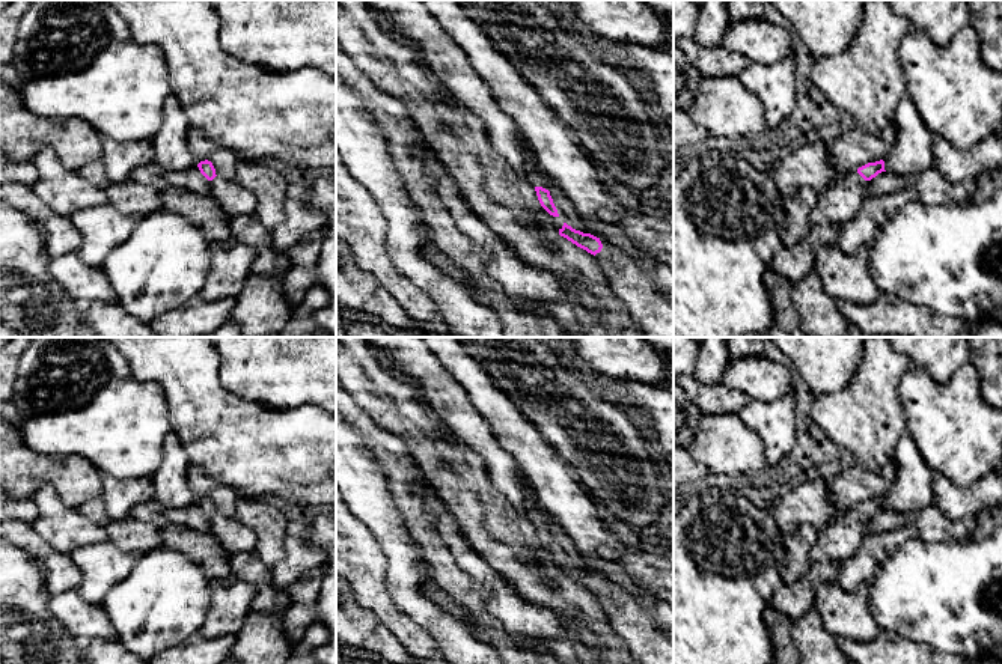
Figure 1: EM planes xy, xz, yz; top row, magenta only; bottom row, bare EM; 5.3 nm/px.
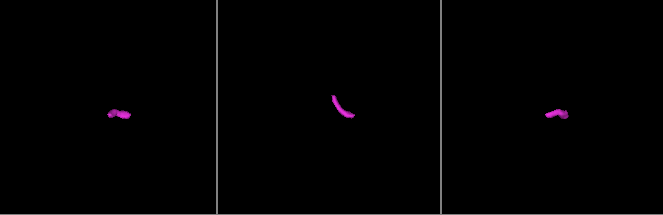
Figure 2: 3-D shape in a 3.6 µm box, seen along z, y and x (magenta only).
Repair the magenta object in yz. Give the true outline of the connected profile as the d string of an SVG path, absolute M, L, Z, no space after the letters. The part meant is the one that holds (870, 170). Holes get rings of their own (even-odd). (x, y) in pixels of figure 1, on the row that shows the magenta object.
M884 161L868 163L856 172L820 191L818 203L812 206L812 223L829 221L842 224L857 215L866 194L866 182L884 170Z

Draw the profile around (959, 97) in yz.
M972 26L961 29L948 45L936 45L928 35L913 27L901 44L901 63L907 80L907 95L916 105L927 128L958 149L972 149L1002 128L1002 72L987 66L979 56L979 39Z

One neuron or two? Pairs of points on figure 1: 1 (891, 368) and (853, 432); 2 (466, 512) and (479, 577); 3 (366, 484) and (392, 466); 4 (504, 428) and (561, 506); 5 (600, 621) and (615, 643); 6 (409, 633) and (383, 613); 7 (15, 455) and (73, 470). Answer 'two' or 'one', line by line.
1: one
2: two
3: two
4: one
5: one
6: one
7: one

